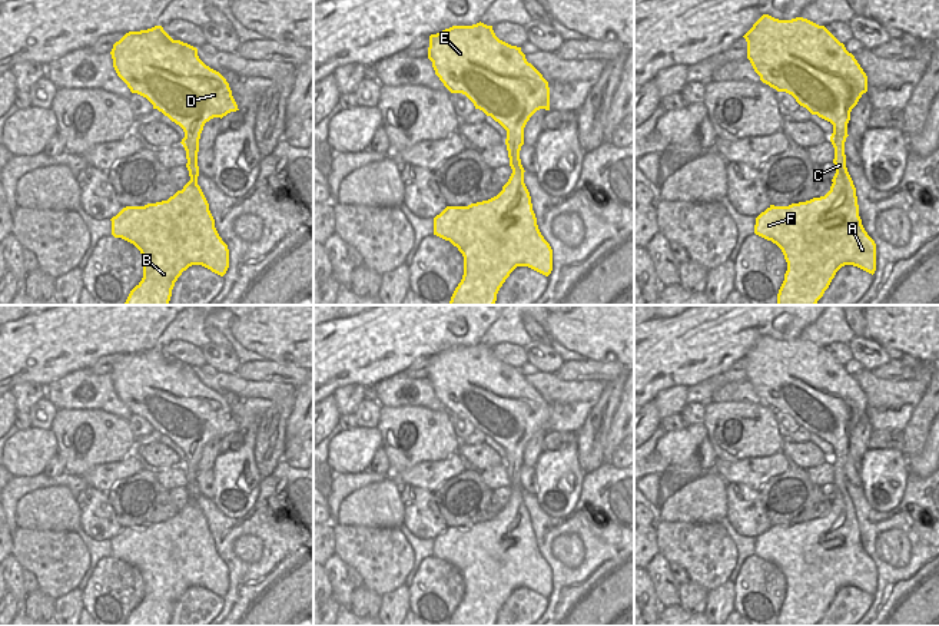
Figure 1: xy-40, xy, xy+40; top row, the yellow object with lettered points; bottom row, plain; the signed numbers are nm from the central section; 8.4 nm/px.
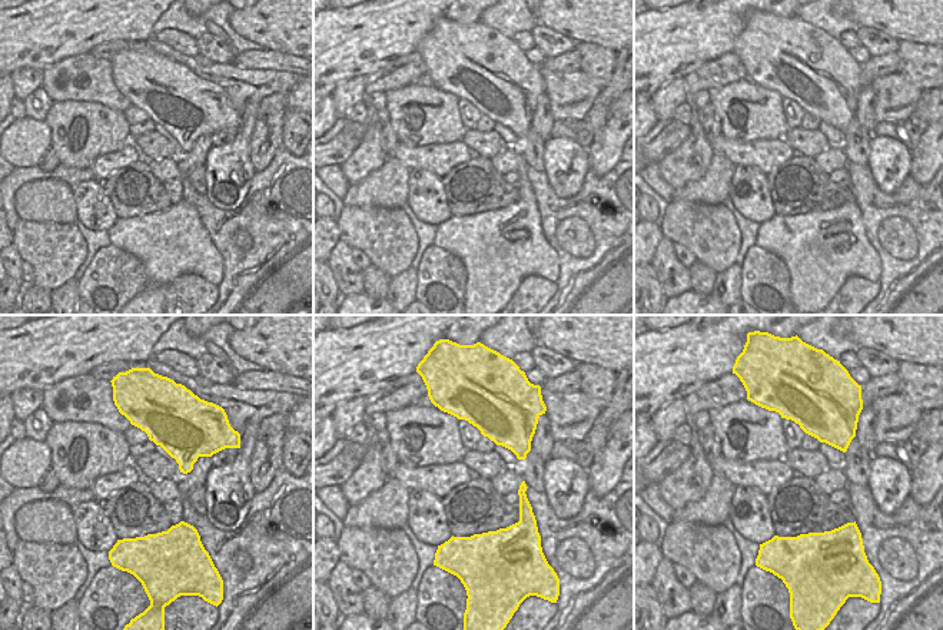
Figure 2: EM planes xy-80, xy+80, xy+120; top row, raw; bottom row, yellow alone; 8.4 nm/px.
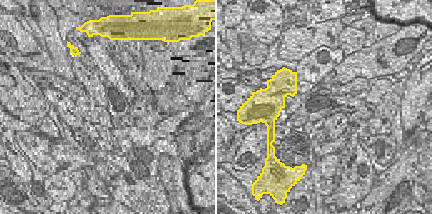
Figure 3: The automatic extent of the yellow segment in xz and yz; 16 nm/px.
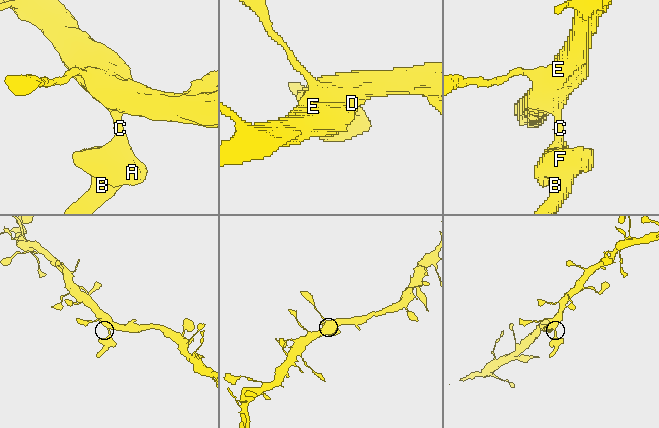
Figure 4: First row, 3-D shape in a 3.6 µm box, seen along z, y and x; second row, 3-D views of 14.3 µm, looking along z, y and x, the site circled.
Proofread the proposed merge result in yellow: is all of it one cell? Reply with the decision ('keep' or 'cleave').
keep

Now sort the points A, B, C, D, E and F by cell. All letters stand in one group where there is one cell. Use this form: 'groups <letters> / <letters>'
groups A B C D E F

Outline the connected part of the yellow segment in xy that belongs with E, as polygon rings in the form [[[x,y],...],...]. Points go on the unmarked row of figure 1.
[[[481,342],[431,355],[428,380],[451,414],[465,415],[475,430],[507,451],[505,466],[512,494],[502,511],[468,527],[447,527],[434,539],[434,556],[449,562],[464,577],[464,596],[449,626],[494,626],[500,609],[517,587],[528,587],[545,597],[553,592],[553,570],[538,550],[520,480],[527,443],[537,431],[550,431],[548,403],[527,382],[521,368],[500,361],[492,347]]]

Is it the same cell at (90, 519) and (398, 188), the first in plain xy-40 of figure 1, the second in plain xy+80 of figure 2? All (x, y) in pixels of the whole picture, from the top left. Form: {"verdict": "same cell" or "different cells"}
{"verdict": "different cells"}

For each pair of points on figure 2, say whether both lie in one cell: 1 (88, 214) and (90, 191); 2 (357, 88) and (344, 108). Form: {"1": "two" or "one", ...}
{"1": "one", "2": "one"}

